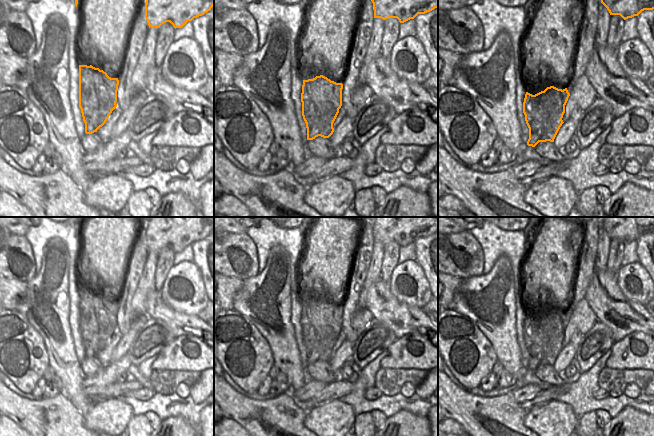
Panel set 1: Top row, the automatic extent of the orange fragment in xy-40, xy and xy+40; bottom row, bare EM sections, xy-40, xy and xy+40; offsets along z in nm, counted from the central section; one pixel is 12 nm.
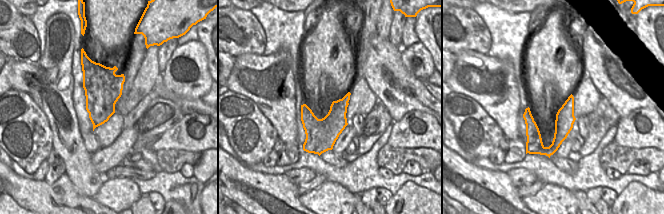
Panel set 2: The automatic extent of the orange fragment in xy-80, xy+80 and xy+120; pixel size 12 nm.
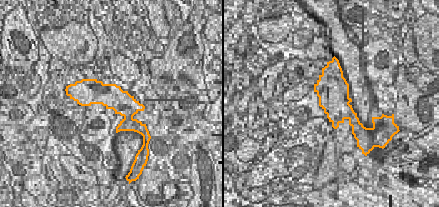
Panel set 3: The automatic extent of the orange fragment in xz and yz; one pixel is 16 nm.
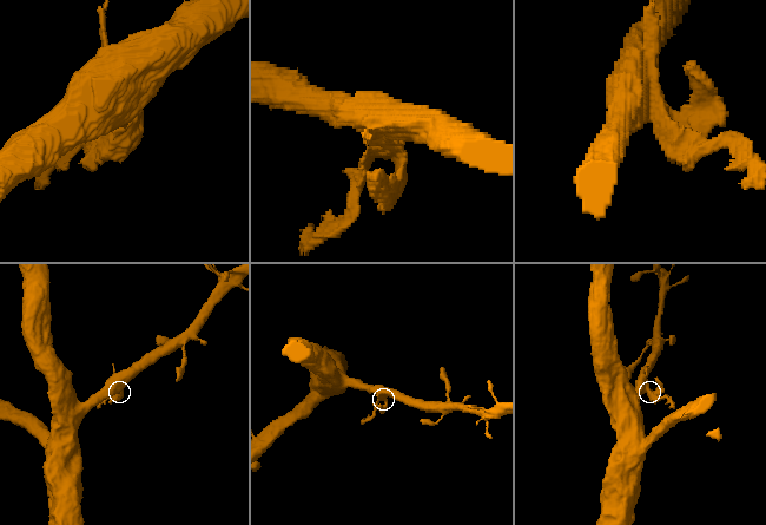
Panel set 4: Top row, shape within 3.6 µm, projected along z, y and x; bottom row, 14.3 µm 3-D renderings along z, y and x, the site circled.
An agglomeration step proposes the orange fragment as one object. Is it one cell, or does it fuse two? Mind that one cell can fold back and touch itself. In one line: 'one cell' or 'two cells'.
two cells

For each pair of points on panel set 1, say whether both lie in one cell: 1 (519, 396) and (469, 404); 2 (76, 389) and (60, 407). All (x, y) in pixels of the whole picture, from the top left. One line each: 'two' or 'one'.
1: two
2: two

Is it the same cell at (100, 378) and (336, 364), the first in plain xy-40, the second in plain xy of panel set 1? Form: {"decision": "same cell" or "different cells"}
{"decision": "different cells"}

